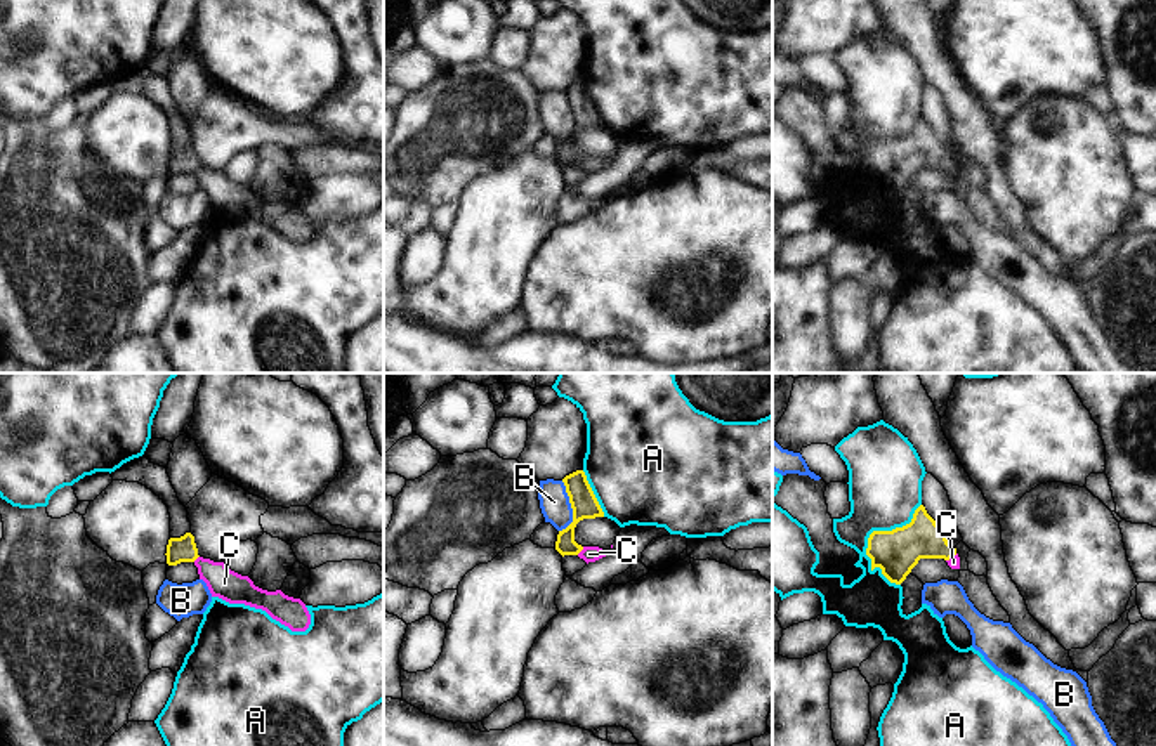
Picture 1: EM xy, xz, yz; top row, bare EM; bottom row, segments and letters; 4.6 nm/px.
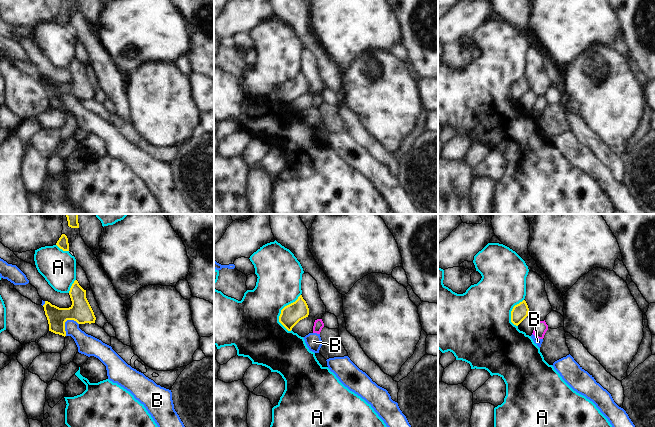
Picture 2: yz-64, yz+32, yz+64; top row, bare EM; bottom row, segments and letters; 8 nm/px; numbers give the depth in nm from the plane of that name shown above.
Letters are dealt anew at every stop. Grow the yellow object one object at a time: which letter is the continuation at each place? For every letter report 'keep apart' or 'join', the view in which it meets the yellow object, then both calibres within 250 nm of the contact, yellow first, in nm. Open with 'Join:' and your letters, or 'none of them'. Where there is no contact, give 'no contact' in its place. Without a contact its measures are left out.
Join: C
A: keep apart | yz | 220/340 nm
B: keep apart | xz | 120/140 nm
C: join | xz | 120/80 nm

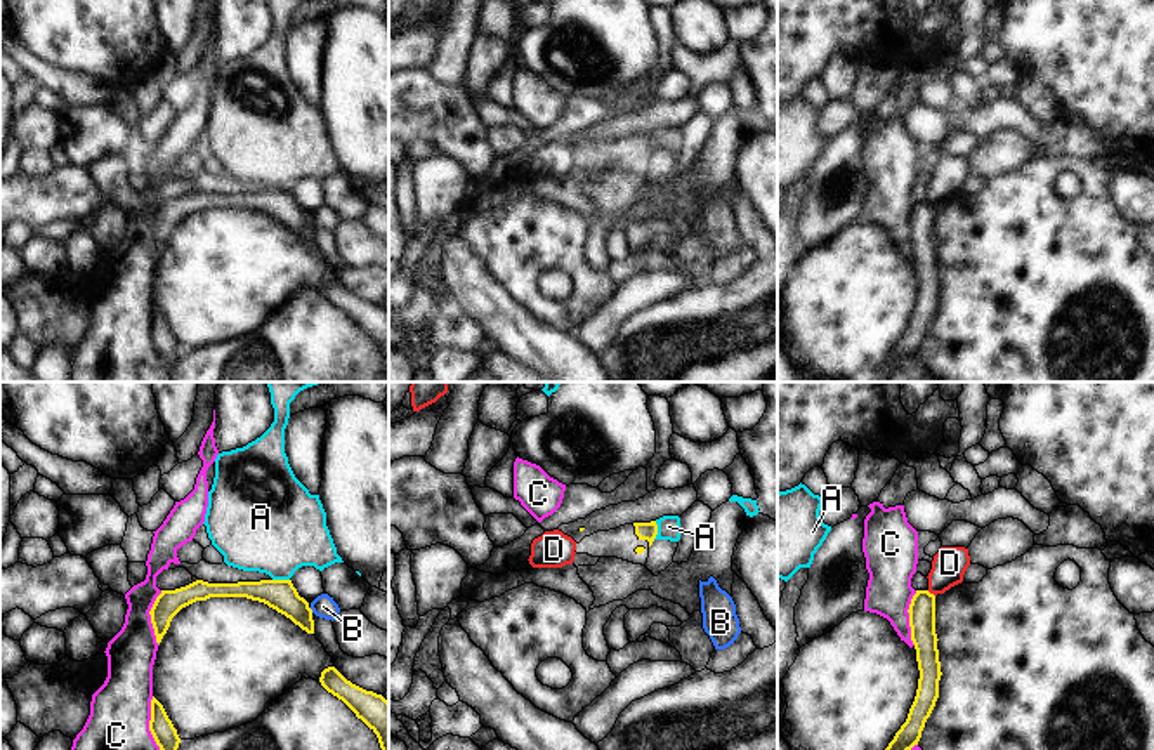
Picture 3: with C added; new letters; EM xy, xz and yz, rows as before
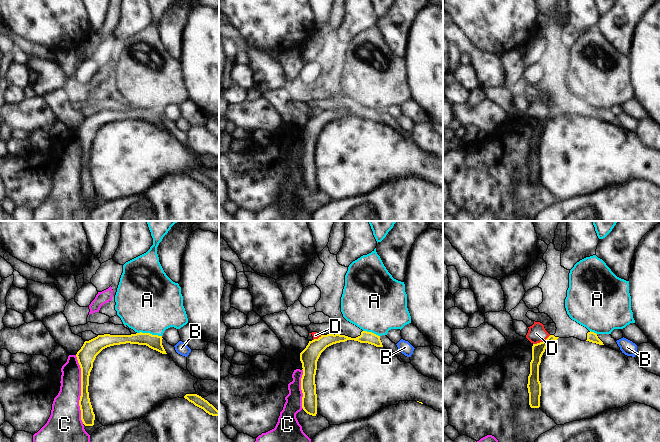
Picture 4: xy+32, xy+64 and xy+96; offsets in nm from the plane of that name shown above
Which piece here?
Join: none of them
A: keep apart | xz | 80/110 nm
B: keep apart | xy | 140/110 nm
C: keep apart | xy | 110/440 nm
D: keep apart | yz | 130/160 nm

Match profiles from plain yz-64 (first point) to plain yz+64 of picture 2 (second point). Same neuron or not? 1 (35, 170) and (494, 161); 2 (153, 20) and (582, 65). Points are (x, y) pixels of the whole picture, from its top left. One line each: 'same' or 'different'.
1: different
2: different

